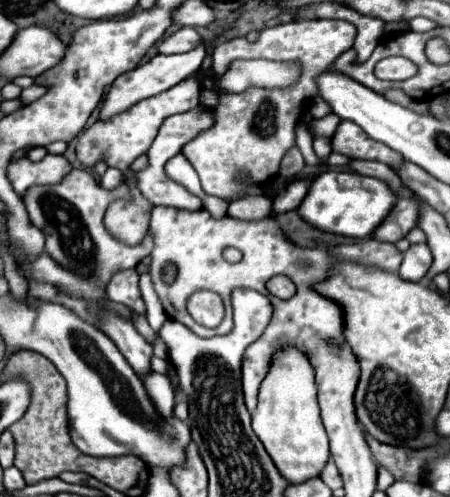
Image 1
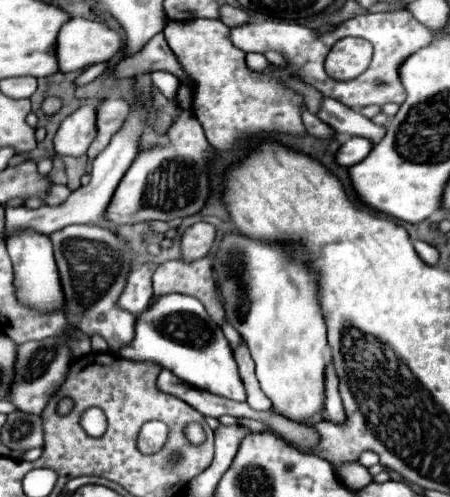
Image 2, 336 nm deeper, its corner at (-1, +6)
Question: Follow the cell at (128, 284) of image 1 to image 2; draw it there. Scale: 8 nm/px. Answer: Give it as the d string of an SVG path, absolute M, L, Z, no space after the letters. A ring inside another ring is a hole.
M55 184L55 186L51 188L51 192L49 192L49 196L45 198L45 202L47 202L49 206L63 204L63 202L67 200L67 194L71 194L71 190L69 190L67 186L59 186L59 184Z

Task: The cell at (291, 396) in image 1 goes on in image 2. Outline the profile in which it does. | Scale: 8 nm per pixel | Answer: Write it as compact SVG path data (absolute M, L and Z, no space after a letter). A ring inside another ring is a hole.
M227 234L221 240L219 250L215 252L213 274L225 296L227 318L247 342L257 368L257 380L273 408L299 424L319 414L325 406L325 366L330 362L331 354L317 300L317 276L291 260L279 244L257 242L241 234Z

